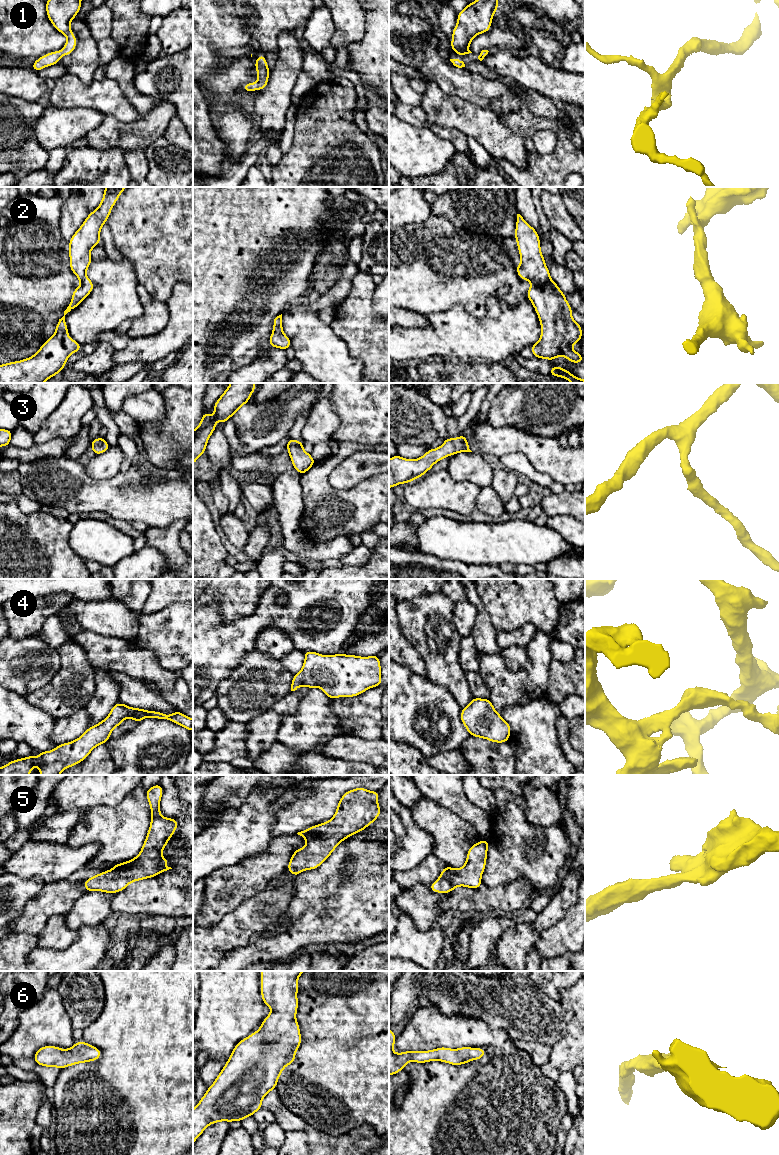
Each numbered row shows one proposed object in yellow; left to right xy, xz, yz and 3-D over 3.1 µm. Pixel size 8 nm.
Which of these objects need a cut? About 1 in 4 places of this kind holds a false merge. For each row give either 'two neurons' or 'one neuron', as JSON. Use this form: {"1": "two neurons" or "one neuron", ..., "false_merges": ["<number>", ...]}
{"1": "one neuron", "2": "one neuron", "3": "one neuron", "4": "one neuron", "5": "one neuron", "6": "one neuron", "false_merges": []}

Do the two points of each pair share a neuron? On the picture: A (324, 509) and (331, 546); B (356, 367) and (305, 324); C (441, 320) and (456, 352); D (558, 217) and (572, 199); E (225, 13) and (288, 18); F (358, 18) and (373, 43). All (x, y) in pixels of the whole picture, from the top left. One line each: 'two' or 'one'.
A: two
B: one
C: one
D: two
E: two
F: two

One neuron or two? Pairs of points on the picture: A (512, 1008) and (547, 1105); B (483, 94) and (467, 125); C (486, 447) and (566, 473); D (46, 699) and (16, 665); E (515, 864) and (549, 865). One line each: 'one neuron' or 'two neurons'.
A: two neurons
B: two neurons
C: one neuron
D: two neurons
E: one neuron

